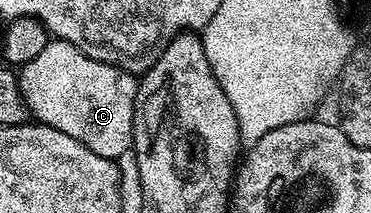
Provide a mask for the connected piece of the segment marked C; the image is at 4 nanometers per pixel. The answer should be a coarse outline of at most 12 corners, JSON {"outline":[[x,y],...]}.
{"outline":[[50,38],[19,69],[25,110],[117,160],[138,80]]}

